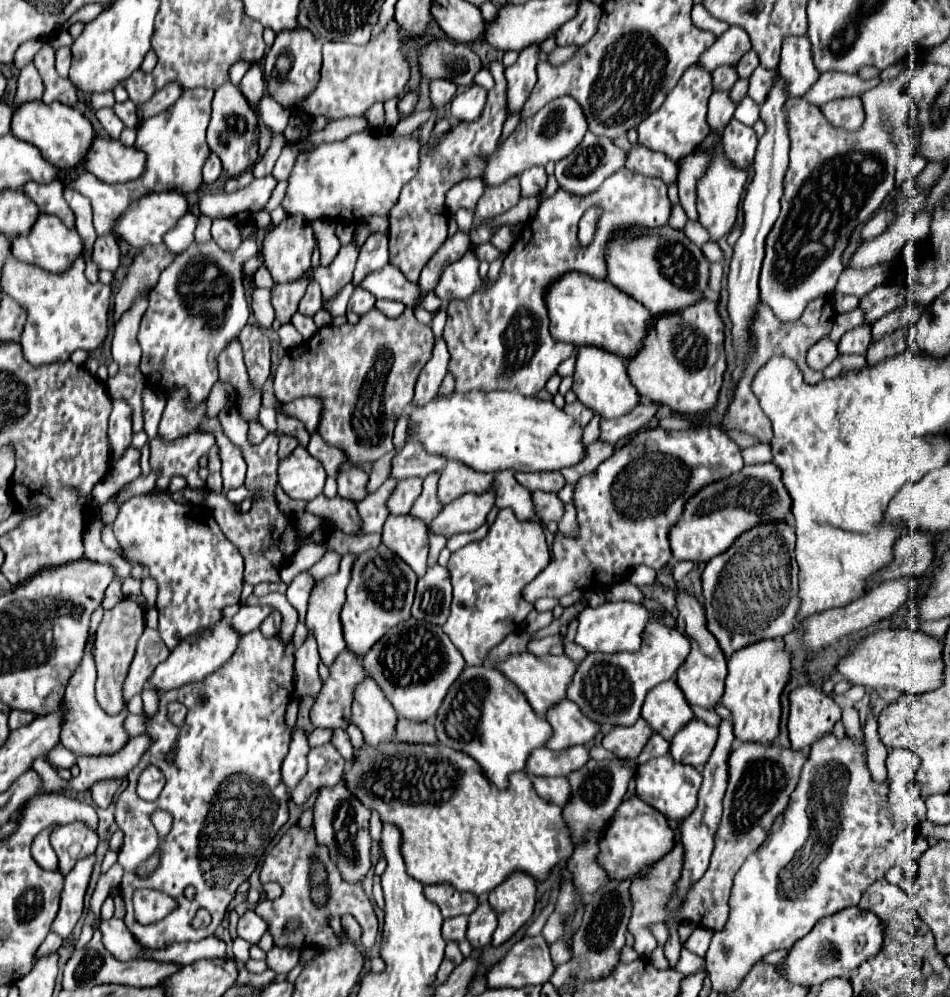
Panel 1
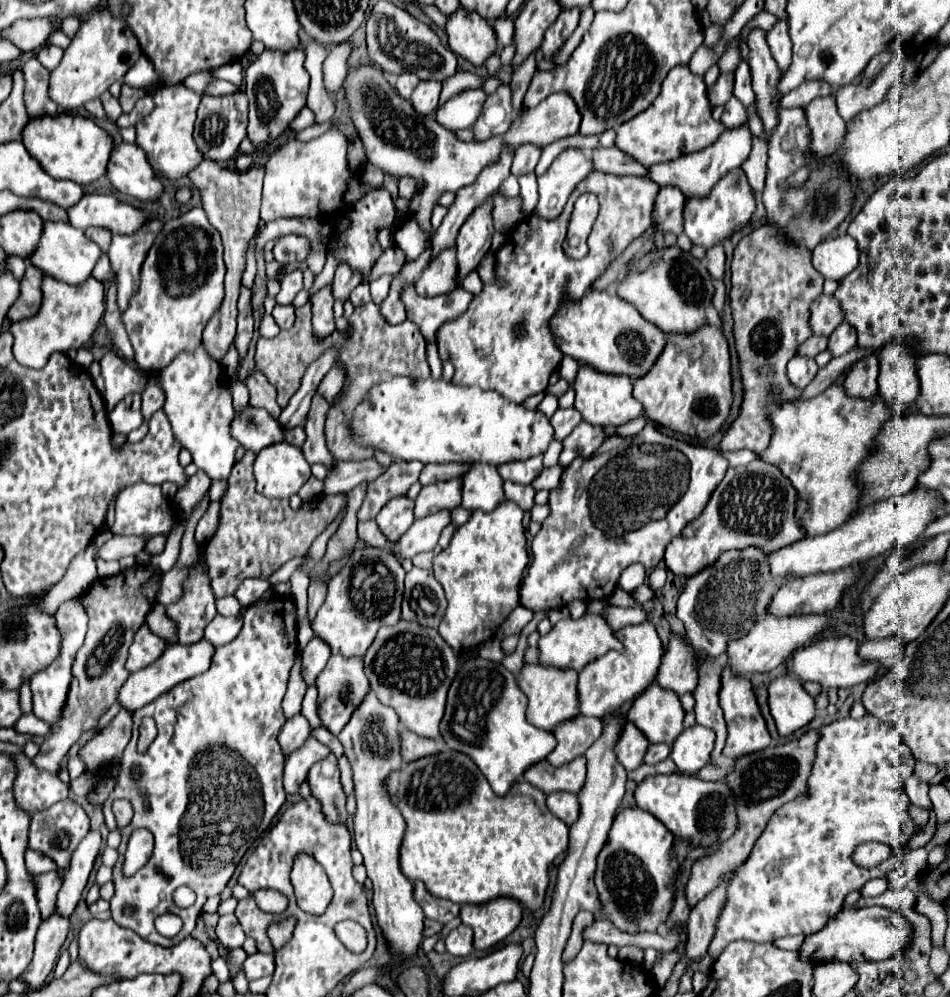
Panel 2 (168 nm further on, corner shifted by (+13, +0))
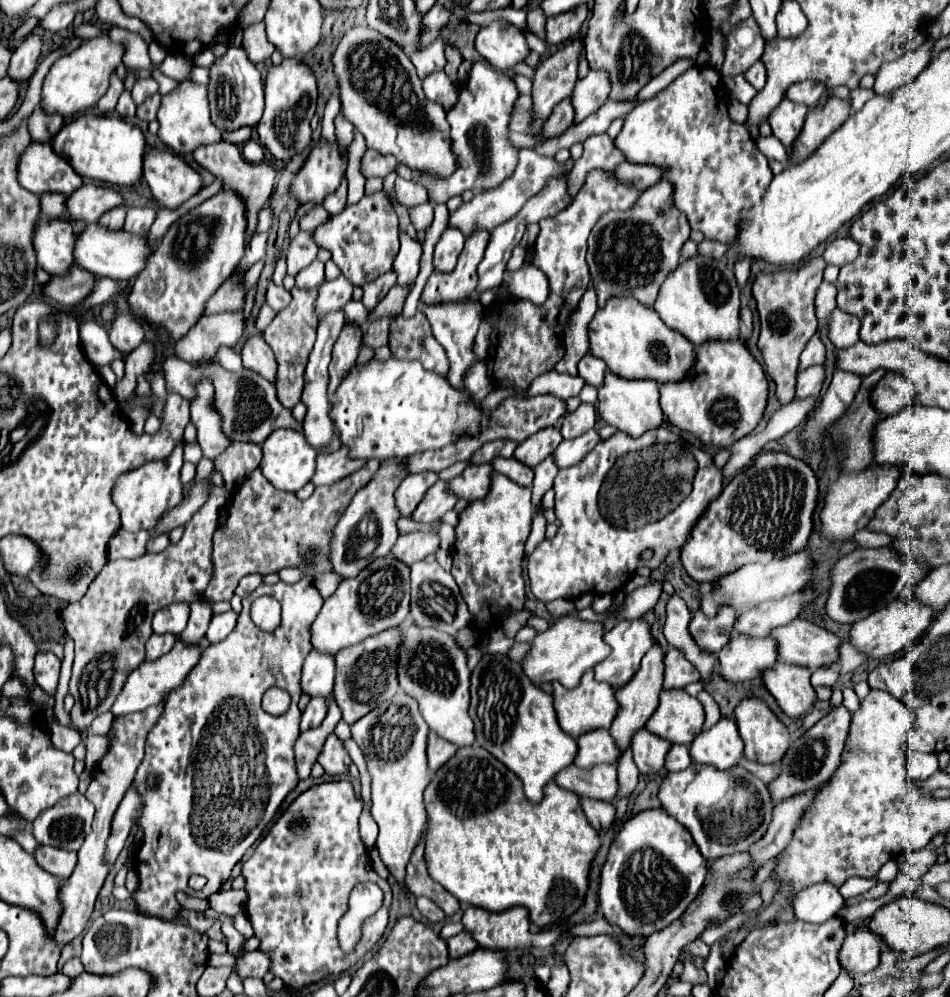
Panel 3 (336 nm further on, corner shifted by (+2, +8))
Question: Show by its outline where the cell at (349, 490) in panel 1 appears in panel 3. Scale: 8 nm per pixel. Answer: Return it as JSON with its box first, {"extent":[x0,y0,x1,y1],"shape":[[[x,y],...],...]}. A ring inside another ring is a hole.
{"extent":[328,326,360,398],"shape":[[[344,326],[344,332],[334,344],[332,350],[332,362],[330,362],[330,382],[328,382],[328,398],[332,392],[336,392],[338,384],[348,376],[350,368],[356,362],[356,356],[360,352],[360,334],[352,332],[352,328]]]}

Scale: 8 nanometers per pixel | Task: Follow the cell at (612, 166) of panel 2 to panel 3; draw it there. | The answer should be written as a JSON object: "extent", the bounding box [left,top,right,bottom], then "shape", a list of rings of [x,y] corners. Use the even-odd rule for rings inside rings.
{"extent":[570,134,626,194],"shape":[[[594,134],[584,142],[584,154],[578,162],[574,162],[574,168],[570,172],[570,192],[576,194],[578,188],[584,184],[584,178],[590,170],[602,168],[602,170],[614,170],[622,162],[626,162],[626,156],[614,146],[614,140],[608,134]]]}

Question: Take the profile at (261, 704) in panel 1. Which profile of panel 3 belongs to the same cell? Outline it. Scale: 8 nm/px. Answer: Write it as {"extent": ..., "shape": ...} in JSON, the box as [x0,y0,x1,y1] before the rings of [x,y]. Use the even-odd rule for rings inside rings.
{"extent":[132,578,324,922],"shape":[[[302,578],[296,584],[278,582],[274,586],[264,584],[256,588],[252,596],[242,600],[244,608],[234,632],[230,632],[226,640],[204,648],[200,662],[196,668],[192,668],[184,684],[166,696],[164,712],[148,734],[146,756],[132,782],[142,798],[142,812],[136,824],[144,832],[142,846],[134,860],[140,884],[132,894],[132,900],[142,914],[172,922],[182,910],[176,900],[176,892],[182,890],[194,898],[208,898],[210,894],[218,892],[220,886],[230,878],[232,868],[242,860],[244,852],[262,836],[268,822],[272,822],[284,798],[296,788],[298,776],[294,762],[294,742],[298,738],[300,724],[300,676],[302,662],[312,650],[310,626],[318,616],[322,602],[324,600],[310,578]],[[260,596],[272,596],[282,602],[282,624],[274,632],[264,632],[256,624],[246,626],[246,606],[250,616],[250,606]],[[272,686],[286,690],[292,698],[288,712],[282,716],[266,714],[260,706],[264,692]],[[150,773],[159,776],[159,784],[154,790],[146,788]],[[192,874],[202,874],[208,878],[208,884],[200,892],[188,888],[188,878]]]}

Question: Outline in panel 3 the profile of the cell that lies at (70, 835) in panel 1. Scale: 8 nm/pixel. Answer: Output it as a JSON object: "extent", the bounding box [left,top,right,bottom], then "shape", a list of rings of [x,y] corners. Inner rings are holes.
{"extent":[34,792,94,850],"shape":[[[74,792],[64,800],[56,802],[52,808],[38,814],[34,820],[34,838],[38,844],[48,844],[62,850],[78,850],[84,836],[90,832],[94,808],[92,802]]]}

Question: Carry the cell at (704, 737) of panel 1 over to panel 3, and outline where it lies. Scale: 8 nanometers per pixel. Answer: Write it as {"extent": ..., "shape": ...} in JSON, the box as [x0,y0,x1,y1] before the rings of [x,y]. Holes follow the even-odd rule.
{"extent":[690,718,742,770],"shape":[[[722,718],[710,730],[700,732],[690,744],[690,756],[698,764],[712,764],[720,770],[732,768],[742,756],[742,740],[736,722]]]}

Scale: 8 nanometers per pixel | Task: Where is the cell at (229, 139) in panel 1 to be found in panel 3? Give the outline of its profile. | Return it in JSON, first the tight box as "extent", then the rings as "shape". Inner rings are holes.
{"extent":[208,46,264,130],"shape":[[[228,46],[228,52],[216,60],[210,68],[210,84],[208,84],[210,112],[212,124],[220,130],[238,130],[242,126],[254,128],[262,118],[264,110],[264,92],[262,92],[262,76],[260,70],[248,60],[242,46]]]}

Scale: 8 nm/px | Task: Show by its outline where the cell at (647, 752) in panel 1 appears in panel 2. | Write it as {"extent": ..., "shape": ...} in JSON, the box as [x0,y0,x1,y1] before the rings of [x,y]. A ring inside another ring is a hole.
{"extent":[645,744,671,764],"shape":[[[651,744],[645,756],[645,764],[659,764],[661,760],[667,760],[671,752],[669,744]]]}

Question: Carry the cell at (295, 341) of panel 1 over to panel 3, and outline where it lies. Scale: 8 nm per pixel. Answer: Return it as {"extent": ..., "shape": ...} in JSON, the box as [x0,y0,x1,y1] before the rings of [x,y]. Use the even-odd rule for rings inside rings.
{"extent":[256,306,276,332],"shape":[[[262,306],[260,314],[258,314],[258,320],[256,320],[256,328],[258,328],[260,332],[264,332],[264,328],[266,328],[274,318],[276,318],[276,312],[272,312],[272,308],[268,308],[268,306]]]}

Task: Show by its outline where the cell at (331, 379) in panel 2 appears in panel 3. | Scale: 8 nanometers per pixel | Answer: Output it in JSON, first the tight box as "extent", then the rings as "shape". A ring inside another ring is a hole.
{"extent":[362,320,388,348],"shape":[[[378,320],[376,324],[368,324],[364,336],[362,336],[362,344],[370,346],[370,348],[378,348],[378,346],[386,346],[388,344],[388,320]]]}

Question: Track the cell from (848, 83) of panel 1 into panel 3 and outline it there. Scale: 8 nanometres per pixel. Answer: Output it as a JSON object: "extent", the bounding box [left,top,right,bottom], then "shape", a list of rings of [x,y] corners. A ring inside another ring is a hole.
{"extent":[786,80,826,108],"shape":[[[804,80],[800,84],[792,84],[788,88],[788,92],[786,92],[786,98],[814,108],[818,104],[818,100],[822,98],[824,92],[826,92],[826,86],[824,84],[820,84],[816,80]]]}

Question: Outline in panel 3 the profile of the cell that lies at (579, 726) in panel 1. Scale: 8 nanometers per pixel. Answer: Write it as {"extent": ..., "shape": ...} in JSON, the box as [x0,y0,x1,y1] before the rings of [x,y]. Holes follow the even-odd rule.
{"extent":[574,728,618,768],"shape":[[[604,728],[586,732],[584,736],[578,736],[576,742],[578,742],[578,754],[574,758],[574,764],[578,768],[592,768],[594,764],[600,762],[614,764],[618,760],[618,750],[612,742],[612,736]]]}

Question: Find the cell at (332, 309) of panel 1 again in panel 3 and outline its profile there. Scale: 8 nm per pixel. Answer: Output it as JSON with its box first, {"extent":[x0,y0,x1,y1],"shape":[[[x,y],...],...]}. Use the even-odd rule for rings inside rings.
{"extent":[344,300,368,322],"shape":[[[350,300],[346,306],[344,306],[344,312],[348,316],[348,320],[358,320],[358,322],[364,322],[364,316],[368,314],[364,304],[362,302],[356,302],[356,300]]]}

